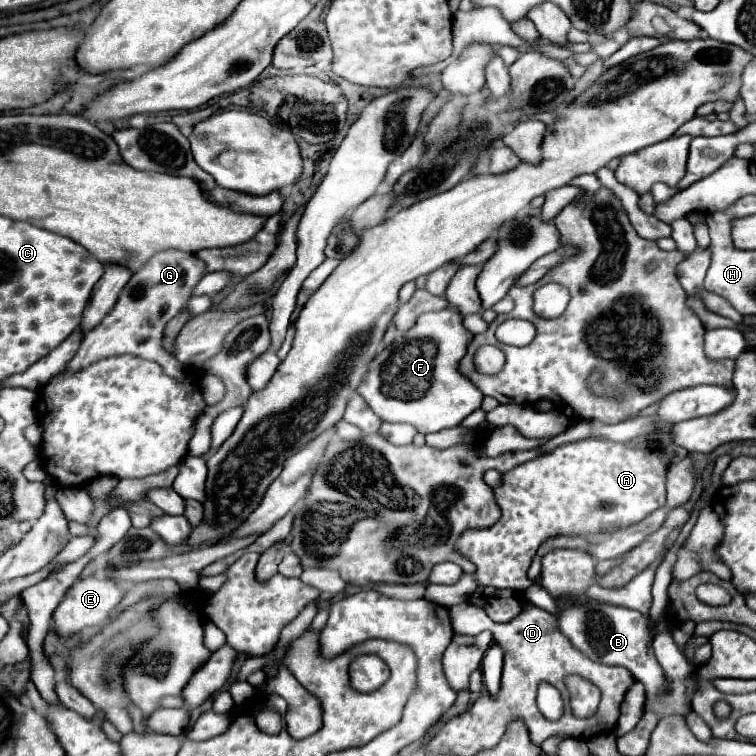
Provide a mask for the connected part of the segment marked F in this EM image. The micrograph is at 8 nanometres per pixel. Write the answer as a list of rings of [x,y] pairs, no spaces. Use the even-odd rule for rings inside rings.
[[[452,307],[420,315],[412,329],[400,333],[400,337],[394,341],[392,347],[384,347],[372,359],[372,365],[364,381],[358,385],[356,395],[360,393],[360,397],[370,405],[370,409],[384,423],[408,423],[416,427],[418,433],[424,433],[424,435],[460,425],[464,417],[480,409],[484,399],[480,389],[466,375],[460,373],[460,359],[466,355],[466,347],[474,339],[474,335],[462,325],[462,319],[464,317],[456,313],[456,309]]]

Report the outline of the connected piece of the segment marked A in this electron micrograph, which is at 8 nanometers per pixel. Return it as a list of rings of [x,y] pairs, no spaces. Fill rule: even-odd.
[[[590,437],[506,471],[502,483],[494,487],[494,497],[502,509],[500,521],[484,529],[466,529],[454,545],[458,555],[476,565],[476,573],[462,575],[456,585],[428,585],[424,599],[452,607],[464,603],[478,585],[524,591],[532,585],[526,579],[530,561],[548,537],[622,529],[664,507],[666,467],[660,451],[630,449],[626,443]]]

